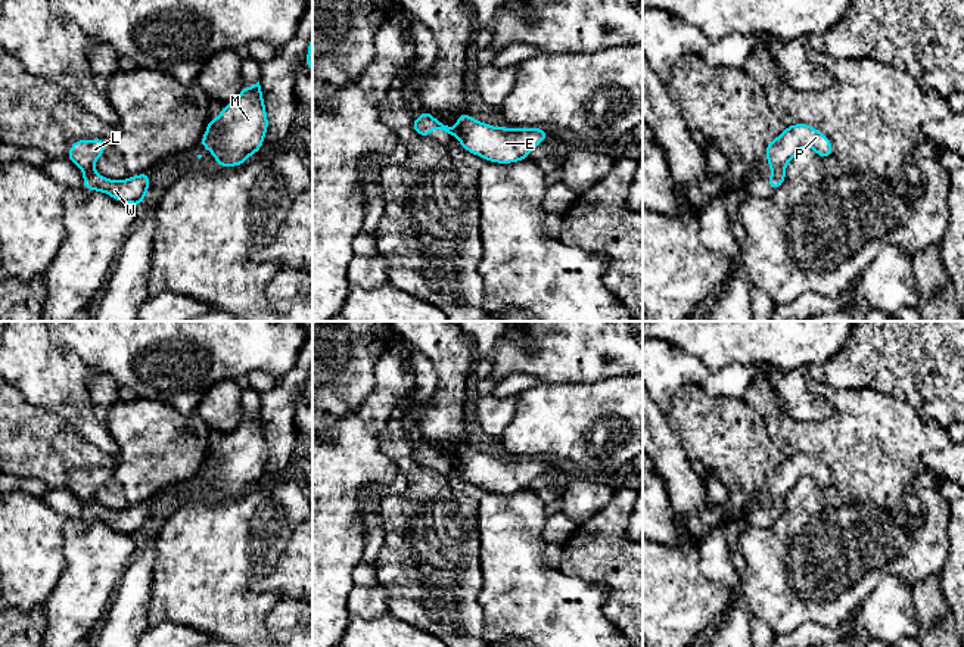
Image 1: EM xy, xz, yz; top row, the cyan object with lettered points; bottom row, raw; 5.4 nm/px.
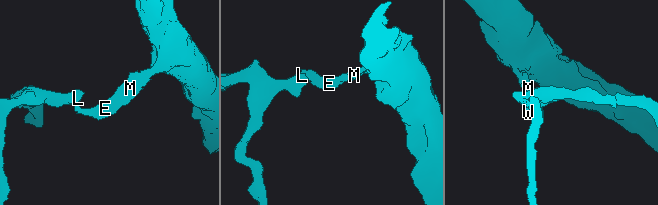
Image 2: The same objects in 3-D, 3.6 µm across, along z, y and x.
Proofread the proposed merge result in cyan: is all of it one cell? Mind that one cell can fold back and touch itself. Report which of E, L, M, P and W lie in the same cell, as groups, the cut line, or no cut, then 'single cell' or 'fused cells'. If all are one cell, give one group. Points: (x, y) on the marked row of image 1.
groups E L M P W; cut none; single cell

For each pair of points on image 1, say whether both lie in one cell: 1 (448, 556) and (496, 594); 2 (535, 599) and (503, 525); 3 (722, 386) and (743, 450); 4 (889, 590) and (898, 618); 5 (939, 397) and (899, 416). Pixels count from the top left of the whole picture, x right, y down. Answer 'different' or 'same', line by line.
1: different
2: same
3: different
4: same
5: different

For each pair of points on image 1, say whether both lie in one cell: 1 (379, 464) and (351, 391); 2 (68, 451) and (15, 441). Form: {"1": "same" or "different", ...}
{"1": "different", "2": "same"}

